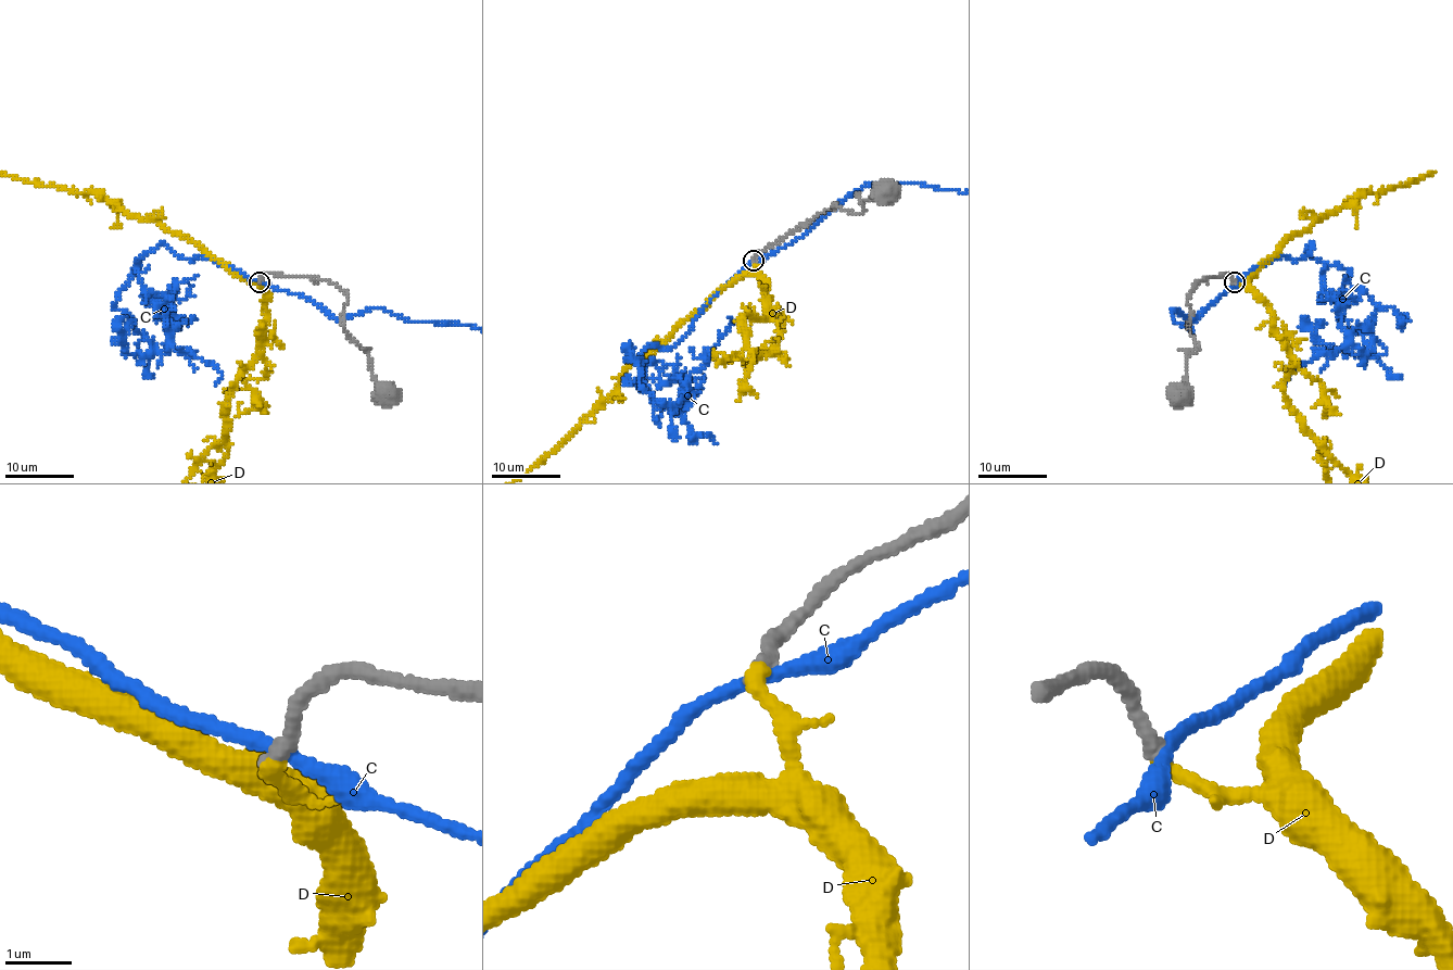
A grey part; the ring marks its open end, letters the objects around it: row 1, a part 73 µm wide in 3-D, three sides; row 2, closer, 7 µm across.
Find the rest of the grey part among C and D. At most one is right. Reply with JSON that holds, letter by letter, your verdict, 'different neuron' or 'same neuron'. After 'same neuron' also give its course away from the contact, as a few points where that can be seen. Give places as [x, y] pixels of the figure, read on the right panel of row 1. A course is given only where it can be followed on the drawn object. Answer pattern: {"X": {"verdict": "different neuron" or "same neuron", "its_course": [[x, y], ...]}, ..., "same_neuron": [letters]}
{"C": {"verdict": "different neuron"}, "D": {"verdict": "same neuron"}, "same_neuron": ["D"]}

